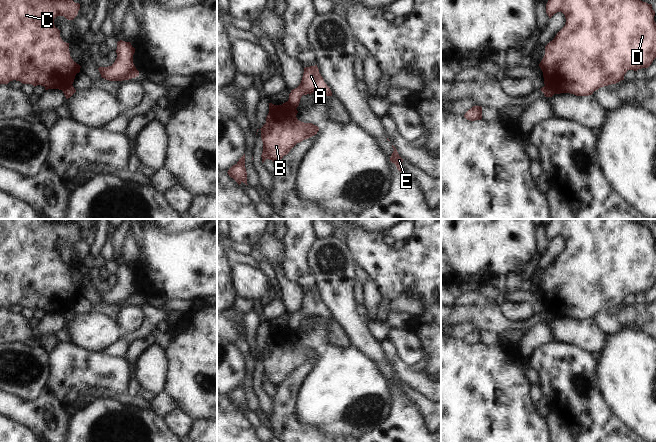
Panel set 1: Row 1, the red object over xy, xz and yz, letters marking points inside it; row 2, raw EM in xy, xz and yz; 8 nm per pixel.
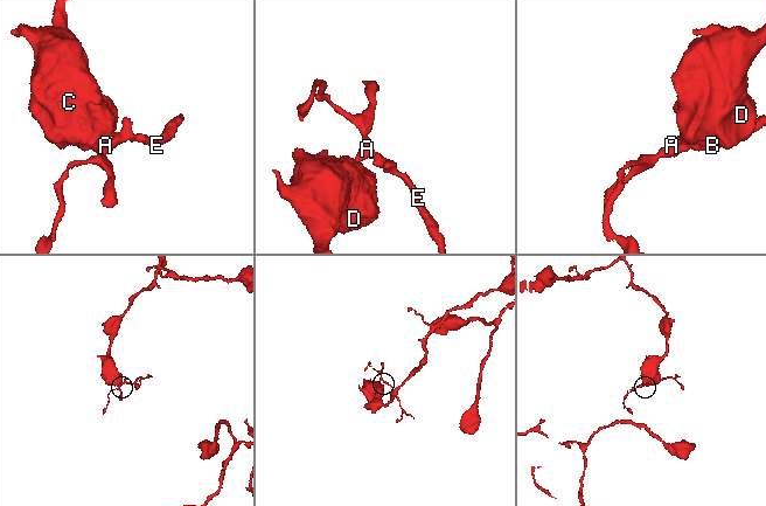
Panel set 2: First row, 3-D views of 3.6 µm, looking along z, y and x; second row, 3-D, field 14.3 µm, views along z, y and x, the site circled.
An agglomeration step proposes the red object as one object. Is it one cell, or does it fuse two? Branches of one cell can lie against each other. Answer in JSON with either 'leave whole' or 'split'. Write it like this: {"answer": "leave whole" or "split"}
{"answer": "split"}

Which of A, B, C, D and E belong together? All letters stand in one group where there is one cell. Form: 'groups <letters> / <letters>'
groups A E / B C D

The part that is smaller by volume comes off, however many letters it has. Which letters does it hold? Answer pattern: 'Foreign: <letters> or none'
Foreign: A, E

